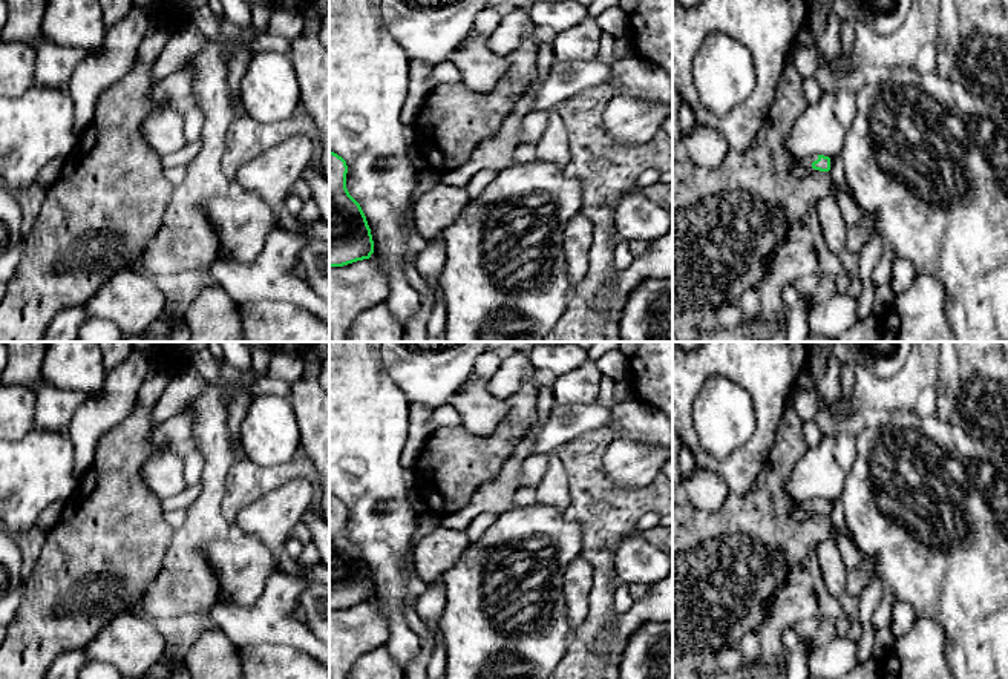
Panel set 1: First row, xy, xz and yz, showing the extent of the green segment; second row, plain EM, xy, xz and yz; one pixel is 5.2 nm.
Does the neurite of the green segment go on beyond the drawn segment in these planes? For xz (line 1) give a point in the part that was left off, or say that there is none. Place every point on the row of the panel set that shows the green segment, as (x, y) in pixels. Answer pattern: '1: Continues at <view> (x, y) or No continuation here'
1: No continuation here

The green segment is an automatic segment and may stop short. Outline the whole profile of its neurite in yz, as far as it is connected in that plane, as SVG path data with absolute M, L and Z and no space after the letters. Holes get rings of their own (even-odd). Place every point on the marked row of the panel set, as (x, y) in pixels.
M812 155L800 159L800 164L804 167L812 167L820 172L829 172L830 170L830 158L824 155Z

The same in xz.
M329 150L329 267L369 259L374 241L360 204L346 189L346 161Z

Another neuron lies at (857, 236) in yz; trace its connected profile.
M862 215L861 222L847 230L846 250L858 253L875 233L878 233L876 222Z

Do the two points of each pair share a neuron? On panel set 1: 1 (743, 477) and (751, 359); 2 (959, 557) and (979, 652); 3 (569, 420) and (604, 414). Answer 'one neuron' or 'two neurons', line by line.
1: one neuron
2: one neuron
3: one neuron

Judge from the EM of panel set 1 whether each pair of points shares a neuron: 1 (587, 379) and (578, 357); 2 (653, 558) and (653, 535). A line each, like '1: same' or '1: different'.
1: different
2: different

